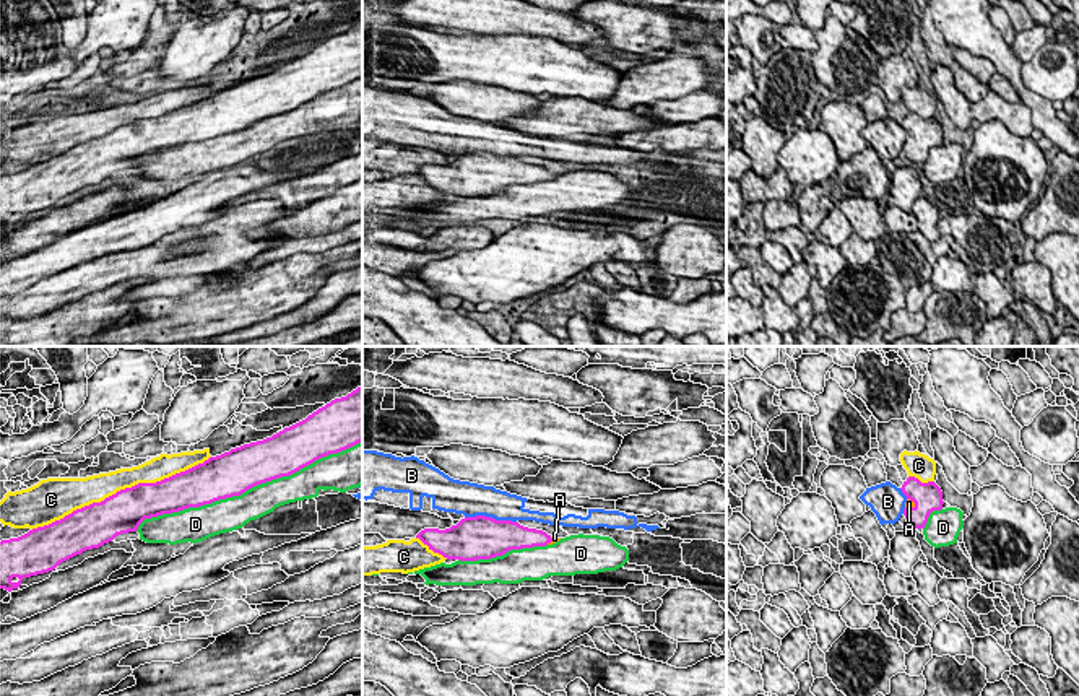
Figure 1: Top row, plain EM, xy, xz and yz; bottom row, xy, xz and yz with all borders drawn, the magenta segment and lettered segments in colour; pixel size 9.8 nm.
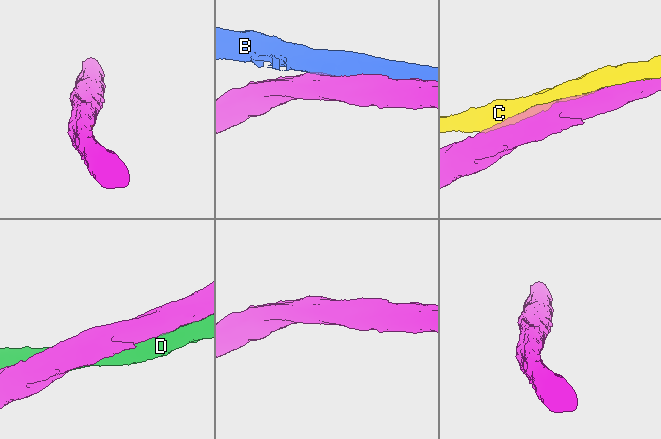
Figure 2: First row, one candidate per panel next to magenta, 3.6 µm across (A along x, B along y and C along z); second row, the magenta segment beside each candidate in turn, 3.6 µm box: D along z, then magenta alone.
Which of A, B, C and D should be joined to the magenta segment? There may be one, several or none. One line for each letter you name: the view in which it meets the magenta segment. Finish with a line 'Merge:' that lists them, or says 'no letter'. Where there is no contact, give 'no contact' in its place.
A: meets magenta in yz
Merge: A

